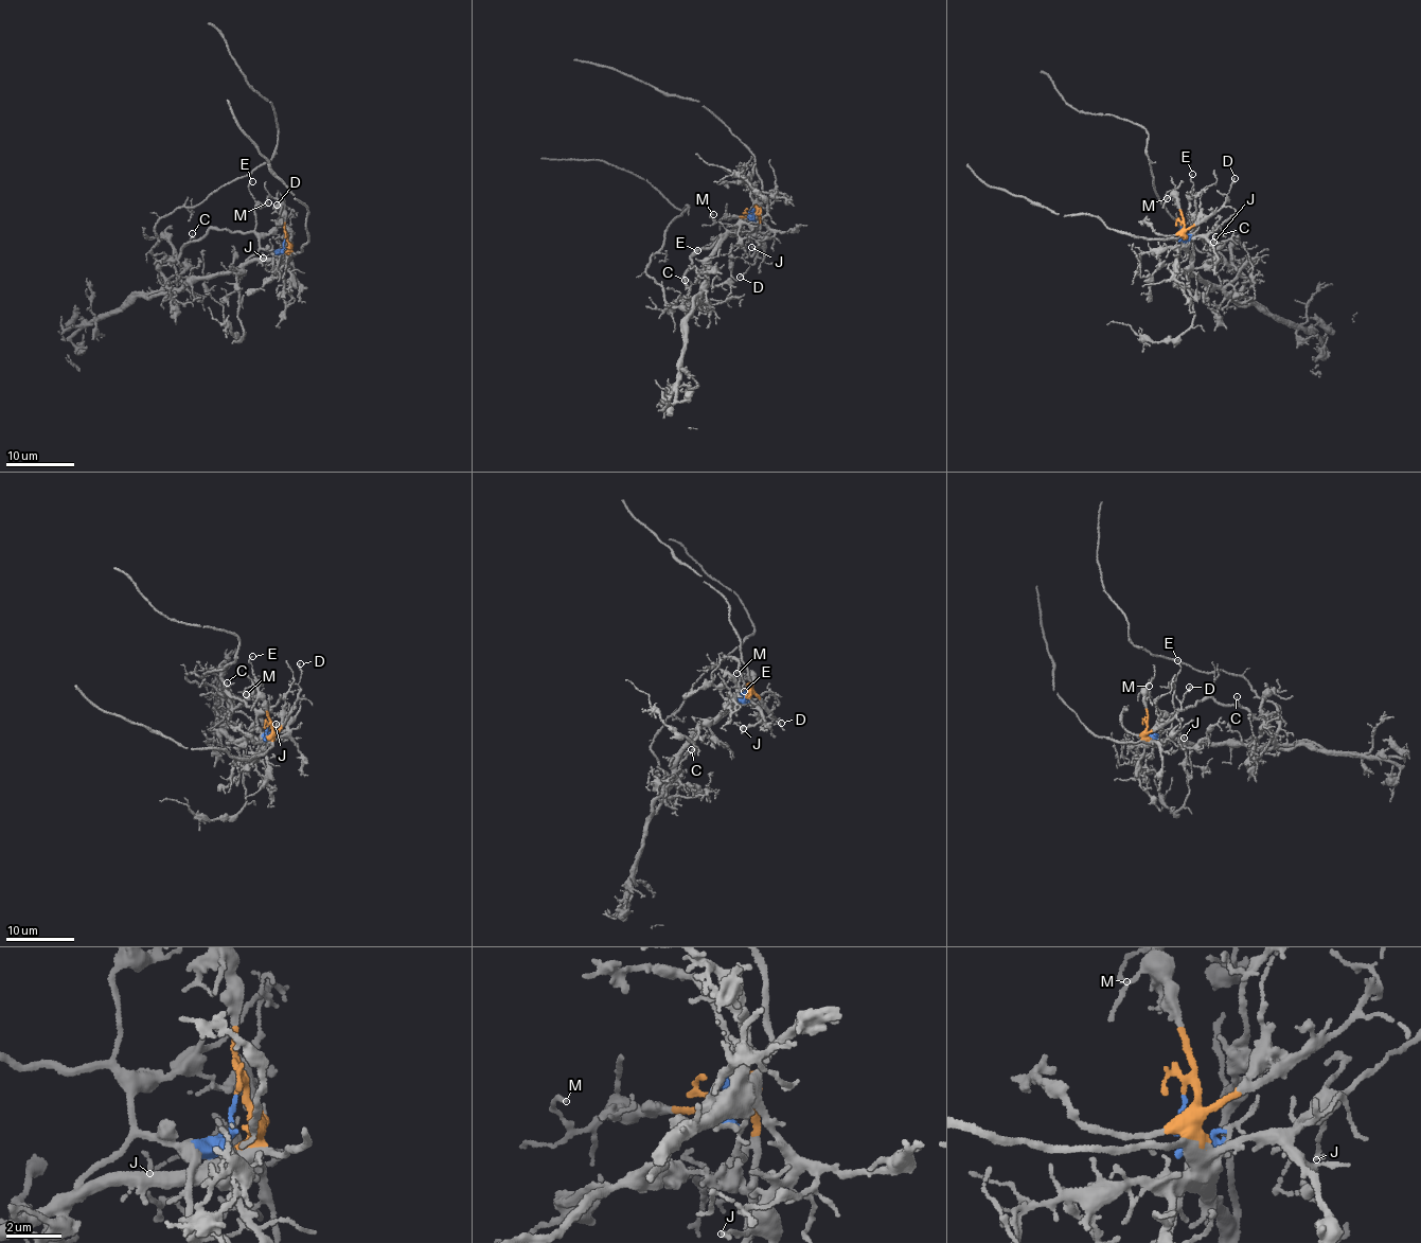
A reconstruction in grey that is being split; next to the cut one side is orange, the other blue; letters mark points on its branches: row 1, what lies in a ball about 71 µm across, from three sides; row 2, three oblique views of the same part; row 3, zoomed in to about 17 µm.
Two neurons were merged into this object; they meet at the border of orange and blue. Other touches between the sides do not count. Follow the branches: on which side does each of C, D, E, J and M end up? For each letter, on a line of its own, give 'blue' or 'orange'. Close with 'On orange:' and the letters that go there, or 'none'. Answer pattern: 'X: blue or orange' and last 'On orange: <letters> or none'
C: blue
D: orange
E: blue
J: orange
M: orange
On orange: D, J, M

